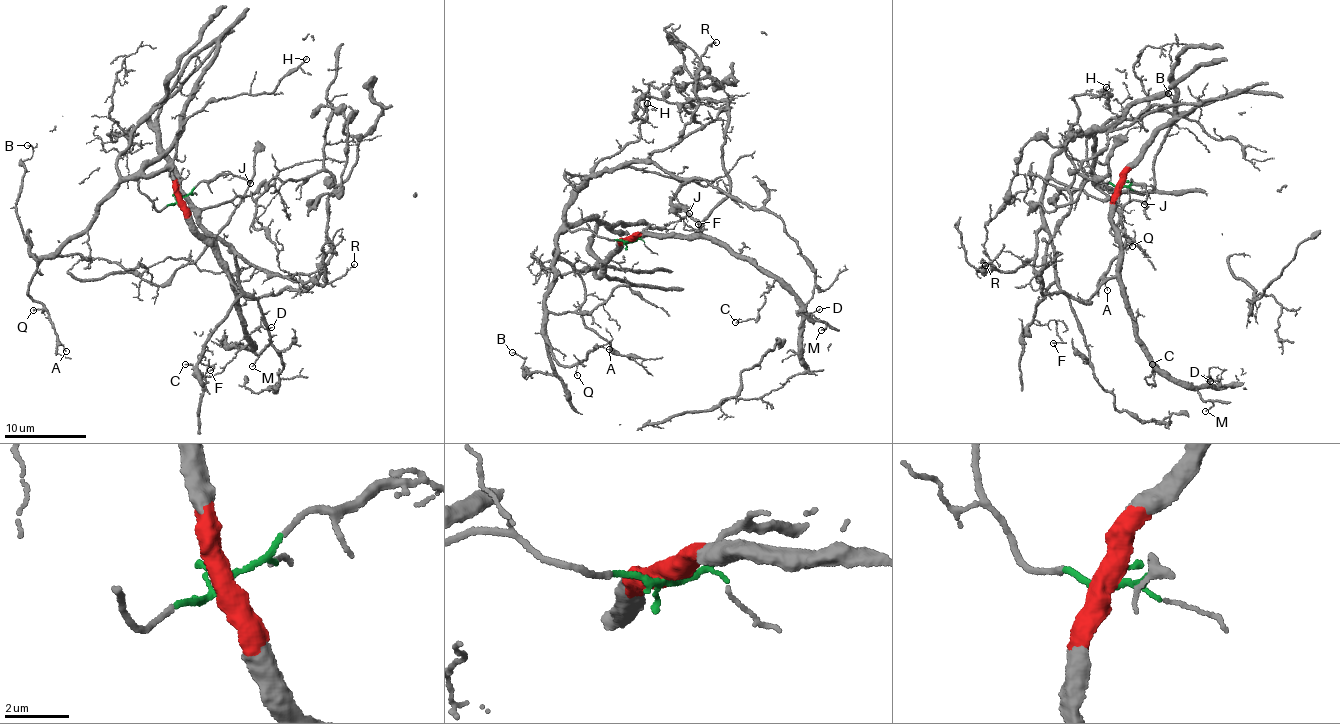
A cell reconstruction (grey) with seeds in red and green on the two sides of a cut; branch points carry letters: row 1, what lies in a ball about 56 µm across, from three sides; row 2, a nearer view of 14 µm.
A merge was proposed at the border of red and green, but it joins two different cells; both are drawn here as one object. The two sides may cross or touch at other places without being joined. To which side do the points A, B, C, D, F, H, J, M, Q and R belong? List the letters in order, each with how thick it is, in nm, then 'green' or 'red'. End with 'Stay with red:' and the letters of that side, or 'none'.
A: 80 nm | green
B: 100 nm | green
C: 130 nm | red
D: 90 nm | red
F: 130 nm | green
H: 140 nm | green
J: 140 nm | green
M: 90 nm | red
Q: 90 nm | green
R: 110 nm | green
Stay with red: C, D, M

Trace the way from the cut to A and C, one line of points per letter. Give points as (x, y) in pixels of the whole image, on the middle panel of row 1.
A: (629, 242), (567, 229), (559, 236), (545, 308), (547, 342), (563, 364), (610, 349)
C: (629, 242), (643, 235), (703, 239), (747, 260), (773, 278), (756, 316), (735, 322)

